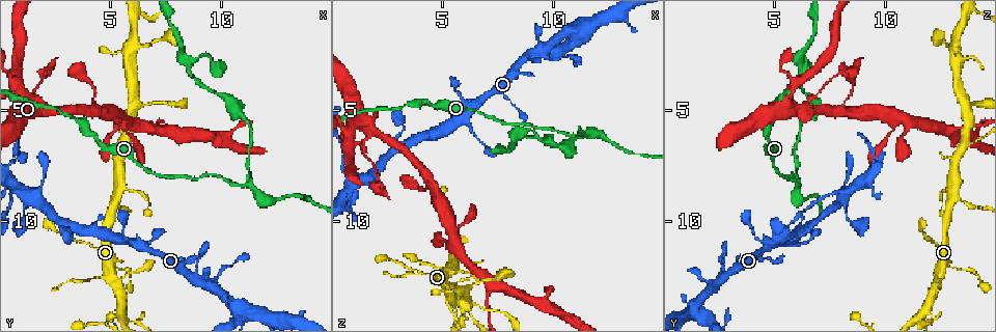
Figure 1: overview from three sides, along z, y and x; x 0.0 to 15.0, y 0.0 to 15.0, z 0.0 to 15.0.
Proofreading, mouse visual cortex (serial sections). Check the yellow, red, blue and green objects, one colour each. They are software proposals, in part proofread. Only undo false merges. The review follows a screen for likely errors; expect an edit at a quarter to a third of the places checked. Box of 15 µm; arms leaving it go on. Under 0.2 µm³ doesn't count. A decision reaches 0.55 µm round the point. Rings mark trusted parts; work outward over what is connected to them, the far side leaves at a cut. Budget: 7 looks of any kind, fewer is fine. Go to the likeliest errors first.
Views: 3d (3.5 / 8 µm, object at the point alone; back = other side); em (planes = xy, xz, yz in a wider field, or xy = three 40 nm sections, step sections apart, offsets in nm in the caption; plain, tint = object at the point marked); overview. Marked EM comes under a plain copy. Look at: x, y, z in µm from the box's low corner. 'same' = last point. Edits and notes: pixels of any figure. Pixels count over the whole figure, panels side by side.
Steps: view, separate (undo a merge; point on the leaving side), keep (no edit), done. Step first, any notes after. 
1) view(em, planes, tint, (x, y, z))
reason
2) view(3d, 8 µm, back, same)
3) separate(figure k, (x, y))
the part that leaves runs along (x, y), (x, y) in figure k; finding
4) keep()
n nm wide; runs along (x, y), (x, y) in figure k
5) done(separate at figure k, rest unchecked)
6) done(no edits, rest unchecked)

view(3d, 8 µm, (11.2, 8.3, 6.0))
small branch off a trunk

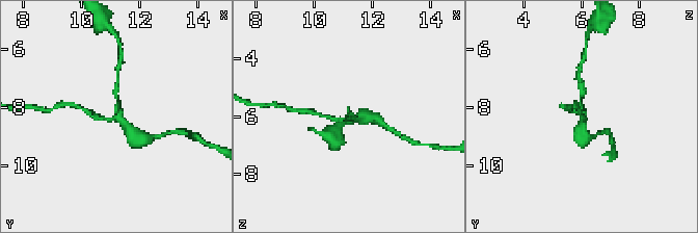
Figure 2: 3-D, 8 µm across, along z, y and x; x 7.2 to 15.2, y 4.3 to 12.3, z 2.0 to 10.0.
view(3d, 3.5 µm, (11.2, 8.4, 6.0))
zoom in

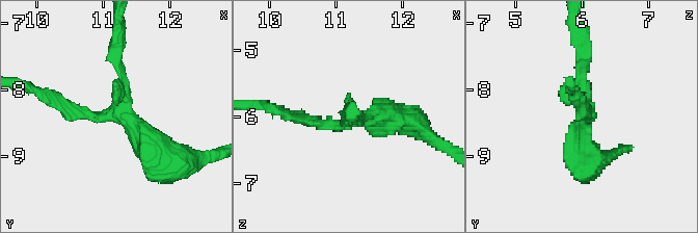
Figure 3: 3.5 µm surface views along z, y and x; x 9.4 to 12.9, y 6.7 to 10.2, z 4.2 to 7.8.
keep()
continuous, no second cell

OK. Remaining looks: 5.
view(3d, 8 µm, back, (5.3, 9.0, 13.0))
a fork

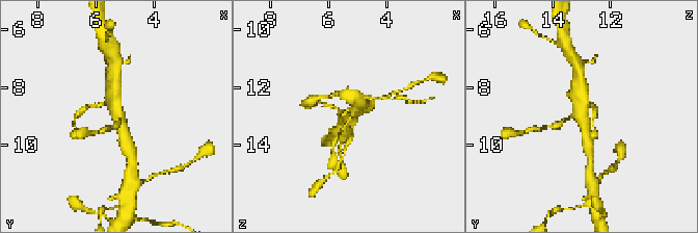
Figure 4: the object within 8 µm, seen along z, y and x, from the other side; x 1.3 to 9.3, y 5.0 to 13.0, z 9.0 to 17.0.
view(3d, 3.5 µm, (5.3, 9.1, 13.0))

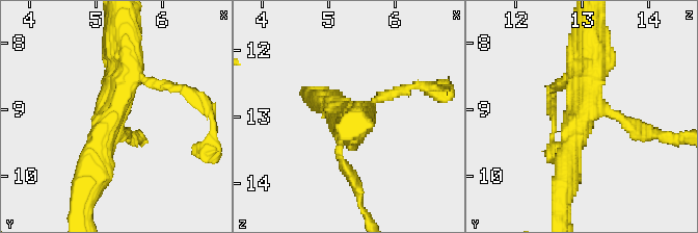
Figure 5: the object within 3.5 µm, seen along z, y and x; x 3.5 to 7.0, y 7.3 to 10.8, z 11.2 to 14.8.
view(em, xy, step 2, tint, (5.25, 9.00, 13.05))
shape alone is not enough

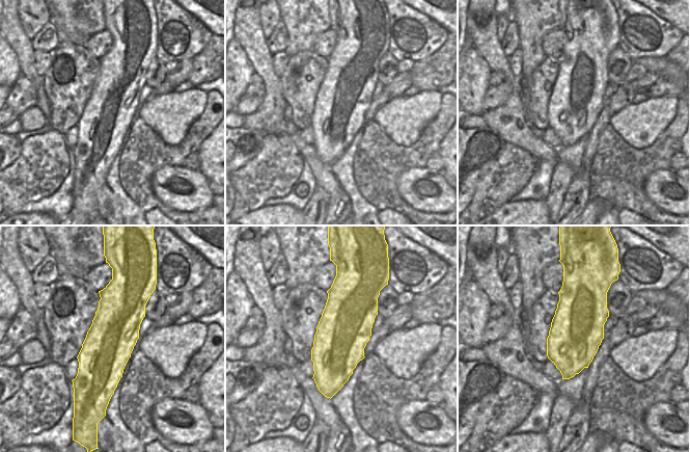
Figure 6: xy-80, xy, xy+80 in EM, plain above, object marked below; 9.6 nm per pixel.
keep()
runs along (90, 170), (119, 97), (119, 43) in figure 5; continuous, no second cell

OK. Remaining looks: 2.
view(3d, 8 µm, (5.4, 14.1, 11.9))
four-way junction

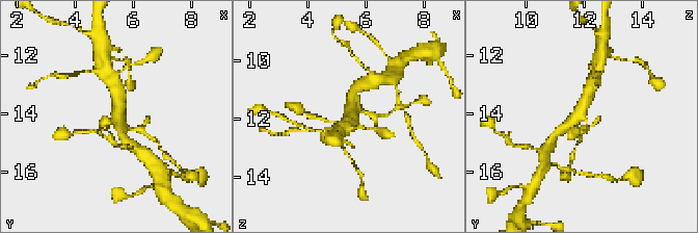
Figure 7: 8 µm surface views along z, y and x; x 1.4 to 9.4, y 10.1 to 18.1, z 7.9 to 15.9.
view(em, xy, step 5, tint, (5.5, 14.1, 11.9))
4 arms; arms of 100, 150, 350, 400 nm; now the EM

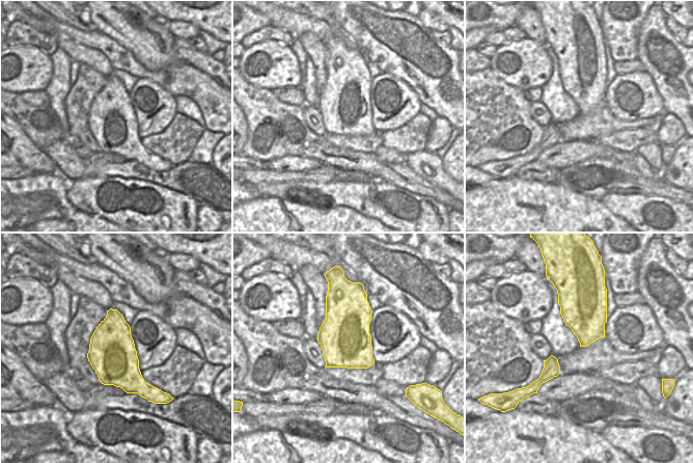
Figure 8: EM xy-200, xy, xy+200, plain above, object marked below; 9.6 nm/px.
keep()
runs along (590, 87), (580, 115), (556, 134) in figure 7; all the same cell

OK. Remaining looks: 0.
done(no edits, rest unchecked)

